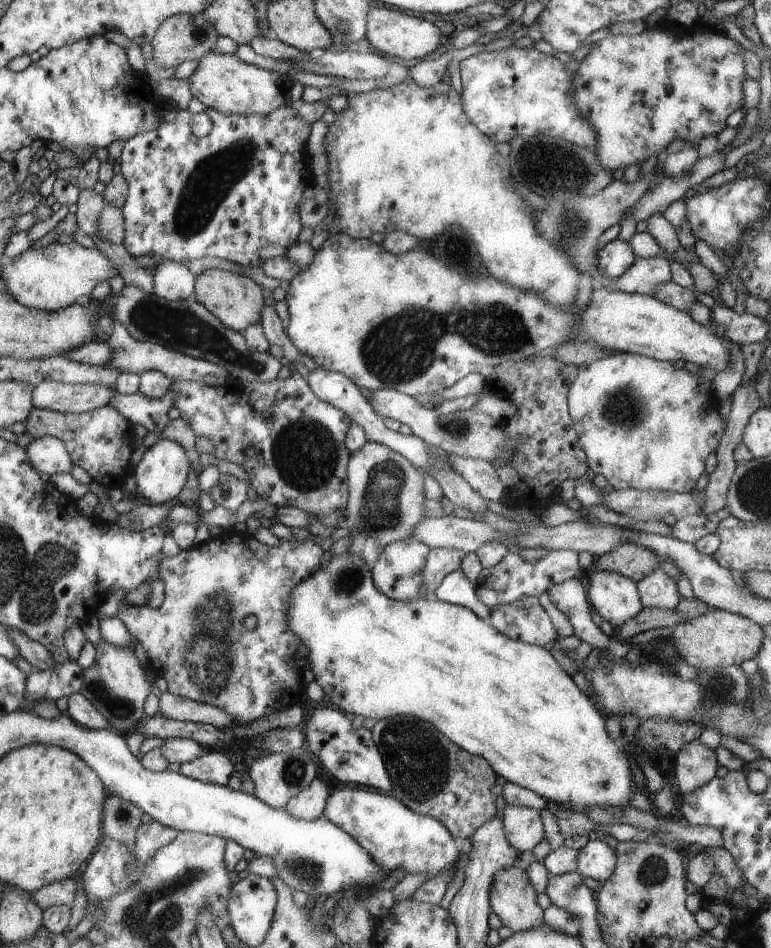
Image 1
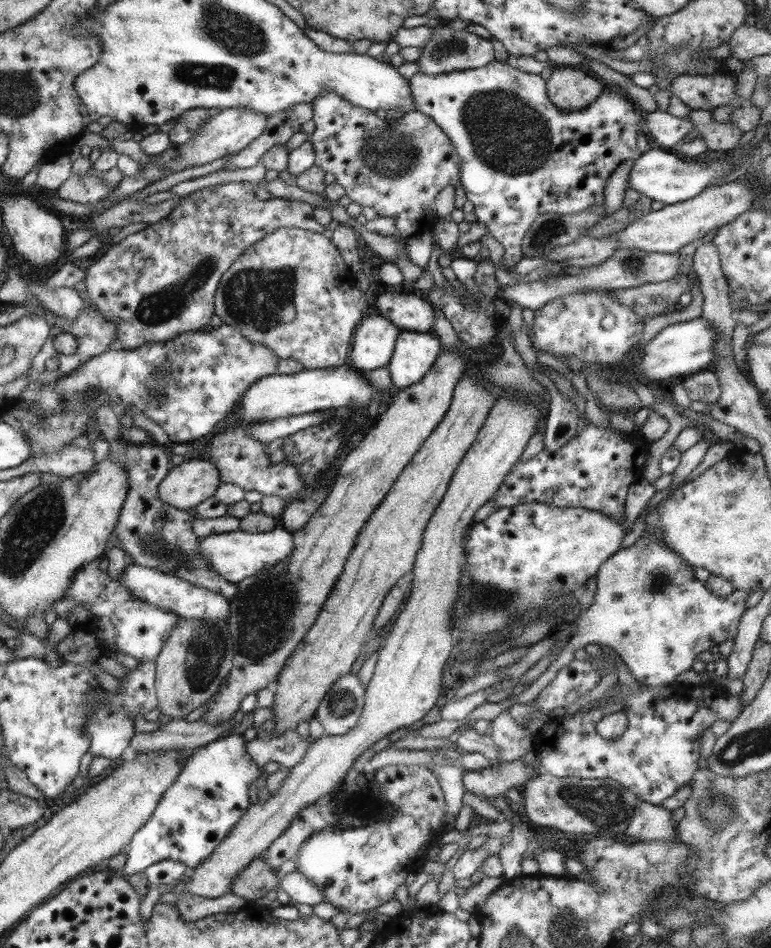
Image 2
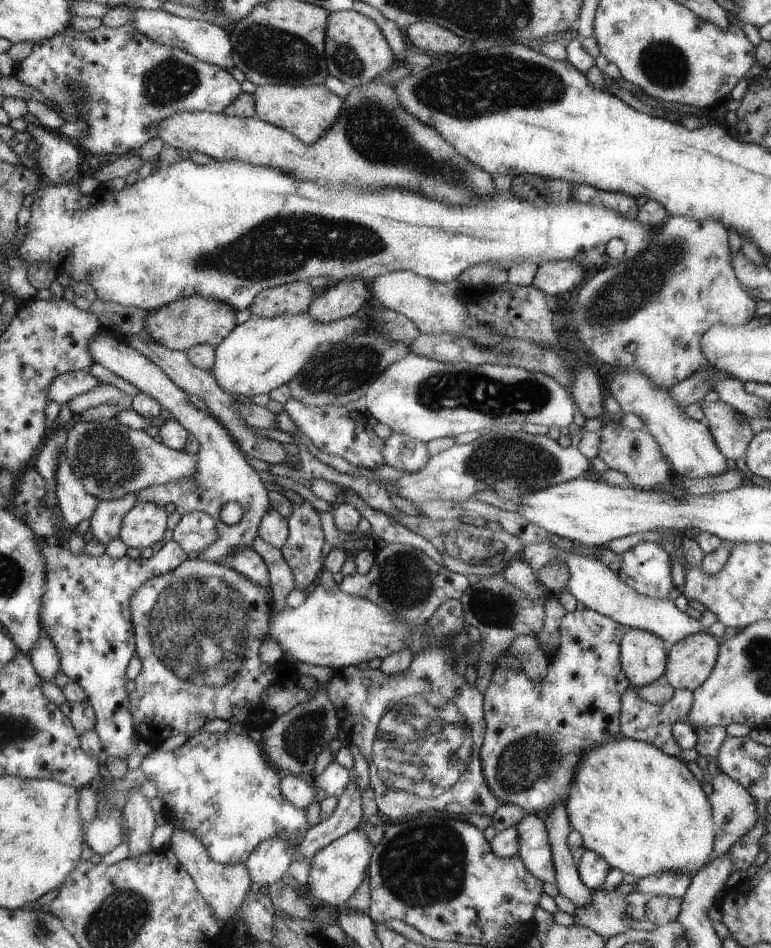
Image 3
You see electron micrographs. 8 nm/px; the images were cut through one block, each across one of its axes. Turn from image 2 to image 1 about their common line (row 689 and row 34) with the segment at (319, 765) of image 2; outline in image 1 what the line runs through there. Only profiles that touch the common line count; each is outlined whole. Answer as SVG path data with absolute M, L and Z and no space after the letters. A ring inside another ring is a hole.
M371 8L369 10L369 20L367 20L367 40L369 46L377 48L379 52L385 52L389 56L395 58L423 58L427 54L431 54L441 42L441 32L437 26L433 26L431 22L425 22L421 18L403 14L399 10L389 10L389 8Z

